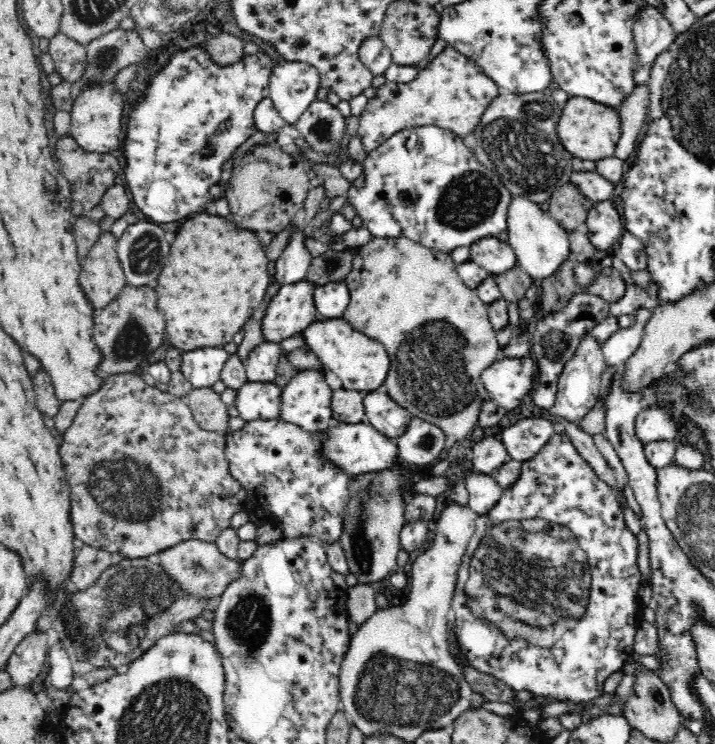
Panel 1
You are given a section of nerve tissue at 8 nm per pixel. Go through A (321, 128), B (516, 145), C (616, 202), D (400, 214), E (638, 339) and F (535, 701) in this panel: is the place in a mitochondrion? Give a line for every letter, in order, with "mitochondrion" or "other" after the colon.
A: mitochondrion
B: mitochondrion
C: other
D: other
E: other
F: other

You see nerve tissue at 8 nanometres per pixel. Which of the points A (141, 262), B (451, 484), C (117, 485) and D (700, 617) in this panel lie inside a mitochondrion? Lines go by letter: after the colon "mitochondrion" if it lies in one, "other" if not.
A: mitochondrion
B: other
C: mitochondrion
D: other

